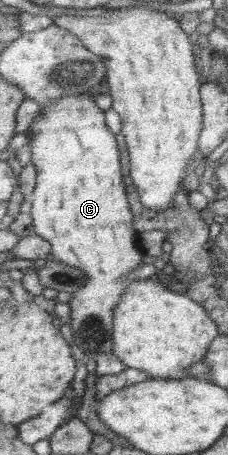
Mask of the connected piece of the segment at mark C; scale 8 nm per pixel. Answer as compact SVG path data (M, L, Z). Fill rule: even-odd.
M94 91L62 97L59 101L47 104L27 131L32 139L32 161L39 170L37 189L31 213L35 218L37 233L49 240L53 246L55 260L83 270L89 278L88 284L74 294L72 308L72 328L75 344L97 362L98 354L114 353L114 323L118 303L126 289L135 281L126 276L148 262L149 255L141 246L141 235L135 228L135 216L130 201L132 194L125 183L122 164L122 151L117 135L108 128L106 111L96 102Z

